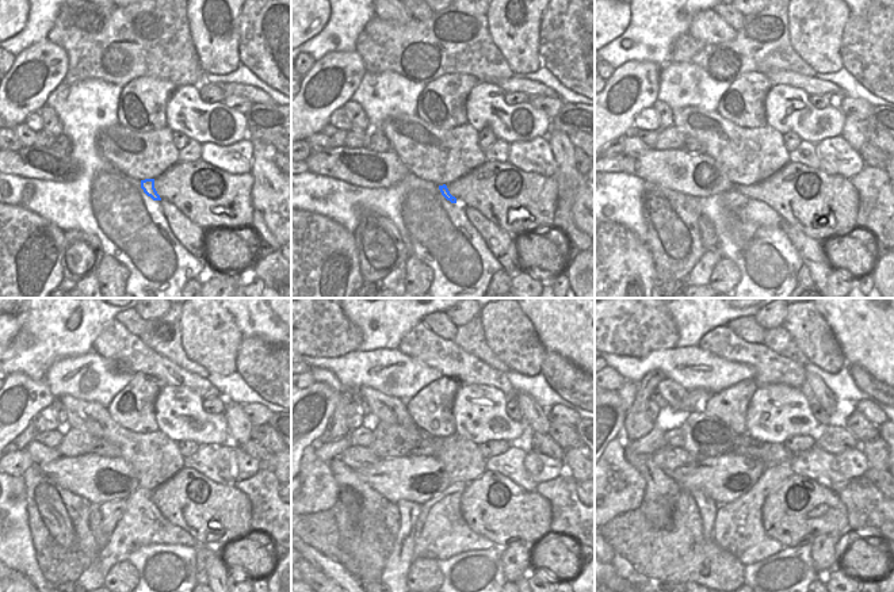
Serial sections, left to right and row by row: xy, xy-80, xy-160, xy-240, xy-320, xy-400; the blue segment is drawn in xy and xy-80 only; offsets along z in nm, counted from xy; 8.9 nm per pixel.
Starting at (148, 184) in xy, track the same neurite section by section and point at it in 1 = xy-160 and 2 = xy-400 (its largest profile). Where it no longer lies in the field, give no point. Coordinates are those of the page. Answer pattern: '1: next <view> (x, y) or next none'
1: next xy-160 (733, 199)
2: next xy-400 (707, 507)

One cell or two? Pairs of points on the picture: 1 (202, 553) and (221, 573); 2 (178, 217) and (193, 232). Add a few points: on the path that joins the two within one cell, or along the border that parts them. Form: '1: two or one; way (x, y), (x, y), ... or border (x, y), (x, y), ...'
1: one; way (207, 558), (216, 568)
2: one; way (182, 221), (188, 228)

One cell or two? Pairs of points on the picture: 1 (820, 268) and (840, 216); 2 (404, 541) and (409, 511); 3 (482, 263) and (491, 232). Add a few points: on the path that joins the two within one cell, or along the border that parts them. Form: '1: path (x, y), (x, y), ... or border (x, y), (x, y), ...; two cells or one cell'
1: border (793, 226), (821, 243); two cells
2: path (405, 534), (408, 518); one cell
3: border (469, 218), (501, 266); two cells

